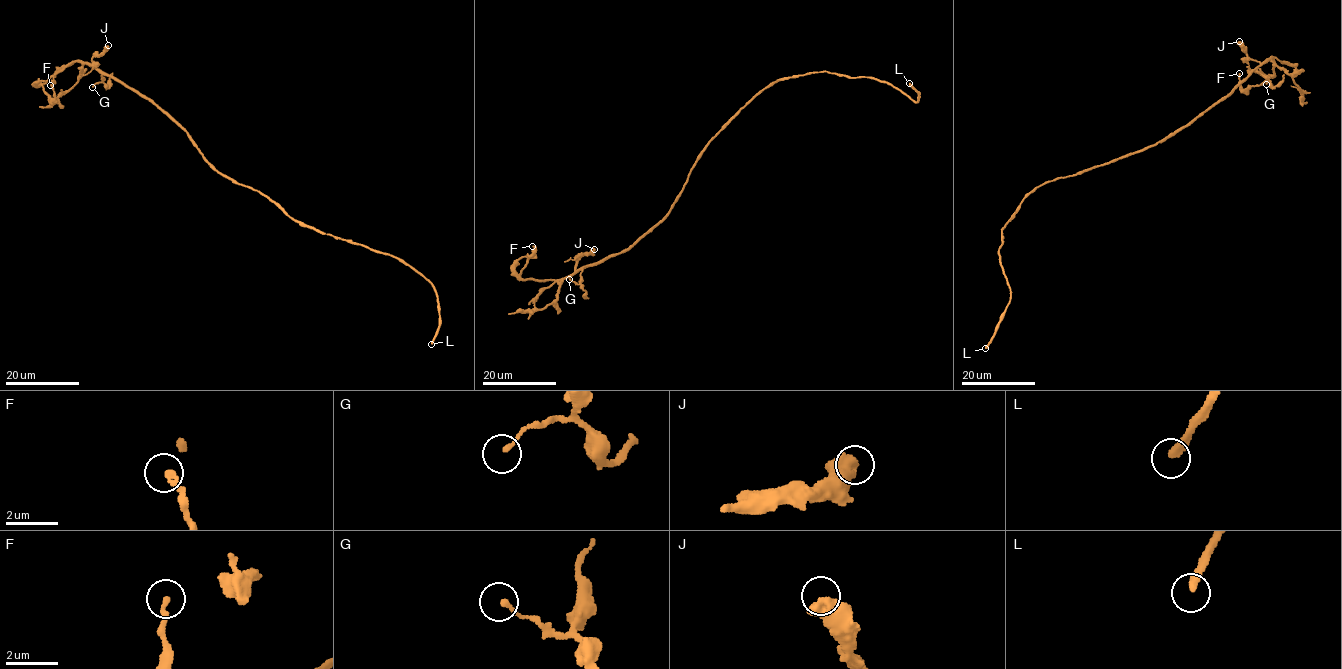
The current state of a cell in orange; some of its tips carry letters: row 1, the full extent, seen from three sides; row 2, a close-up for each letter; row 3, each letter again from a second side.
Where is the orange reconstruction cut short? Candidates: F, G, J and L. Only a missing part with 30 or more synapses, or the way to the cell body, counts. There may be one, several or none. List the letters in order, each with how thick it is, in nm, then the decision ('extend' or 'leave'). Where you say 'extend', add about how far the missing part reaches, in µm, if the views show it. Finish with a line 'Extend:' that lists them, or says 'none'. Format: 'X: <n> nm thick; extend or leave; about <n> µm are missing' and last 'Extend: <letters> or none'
F: 220 nm thick; leave
G: 160 nm thick; leave
J: 600 nm thick; leave
L: 320 nm thick; extend; about 150 µm are missing
Extend: L

